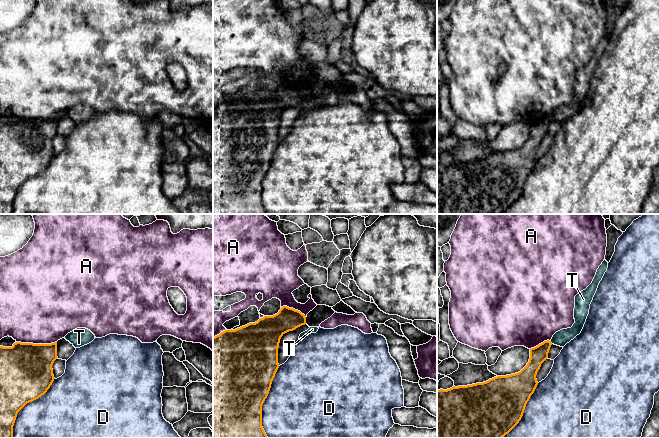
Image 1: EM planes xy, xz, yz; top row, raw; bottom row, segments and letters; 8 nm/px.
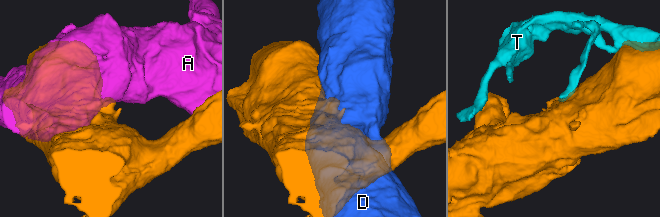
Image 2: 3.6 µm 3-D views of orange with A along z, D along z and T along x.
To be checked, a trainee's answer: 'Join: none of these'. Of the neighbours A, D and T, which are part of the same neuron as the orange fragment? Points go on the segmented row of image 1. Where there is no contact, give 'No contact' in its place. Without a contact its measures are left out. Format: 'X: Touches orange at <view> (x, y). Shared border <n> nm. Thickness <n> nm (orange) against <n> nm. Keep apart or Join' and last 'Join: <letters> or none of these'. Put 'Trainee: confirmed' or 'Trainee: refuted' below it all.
A: Touches orange at xy (36, 344). Shared border 320 nm. Thickness 420 nm (orange) against 500 nm. Keep apart
D: Touches orange at xz (263, 402). Shared border 600 nm. Thickness 500 nm (orange) against 480 nm. Keep apart
T: Touches orange at yz (550, 342). Shared border 30 nm. Thickness 140 nm (orange) against 120 nm. Keep apart
Join: none of these
Trainee: confirmed

